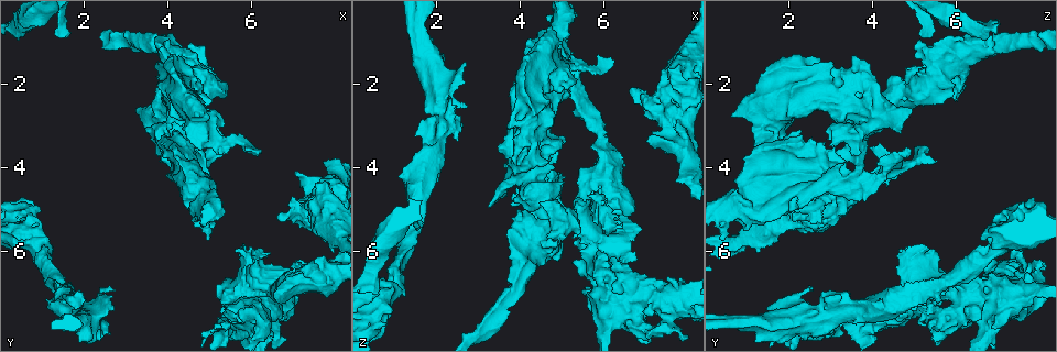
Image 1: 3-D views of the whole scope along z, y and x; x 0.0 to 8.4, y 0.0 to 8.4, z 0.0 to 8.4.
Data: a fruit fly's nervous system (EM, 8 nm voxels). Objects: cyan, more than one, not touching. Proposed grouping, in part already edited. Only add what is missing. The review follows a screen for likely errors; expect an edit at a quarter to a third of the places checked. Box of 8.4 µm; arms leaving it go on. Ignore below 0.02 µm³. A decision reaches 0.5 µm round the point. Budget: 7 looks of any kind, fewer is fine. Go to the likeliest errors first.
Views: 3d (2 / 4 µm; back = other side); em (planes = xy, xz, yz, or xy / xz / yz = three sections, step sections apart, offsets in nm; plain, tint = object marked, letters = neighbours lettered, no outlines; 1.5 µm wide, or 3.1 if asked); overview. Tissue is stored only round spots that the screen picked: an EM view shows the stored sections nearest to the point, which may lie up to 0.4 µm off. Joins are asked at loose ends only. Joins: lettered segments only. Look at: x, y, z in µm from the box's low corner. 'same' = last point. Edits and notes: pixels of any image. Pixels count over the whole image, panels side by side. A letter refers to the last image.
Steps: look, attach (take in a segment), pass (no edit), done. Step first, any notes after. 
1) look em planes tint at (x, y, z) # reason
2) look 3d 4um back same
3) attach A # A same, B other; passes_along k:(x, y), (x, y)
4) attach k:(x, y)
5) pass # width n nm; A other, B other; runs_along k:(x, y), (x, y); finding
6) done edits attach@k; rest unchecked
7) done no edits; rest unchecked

look em planes letters at (3.80, 3.55, 4.95) # an open end

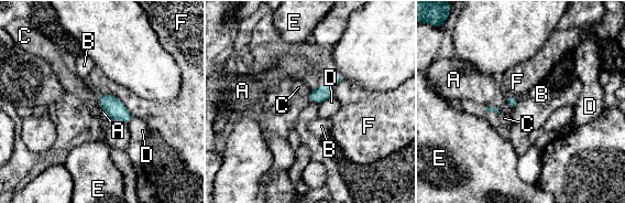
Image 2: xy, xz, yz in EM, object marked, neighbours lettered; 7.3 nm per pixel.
pass # longest_contact F 280 nm; A other, B other, C other, D other, E other, F other; border 2:(101, 94), (112, 94), (132, 115); no lettered segment goes on from it

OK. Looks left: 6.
look 3d 2um at (2.65, 7.10, 1.95) # free end

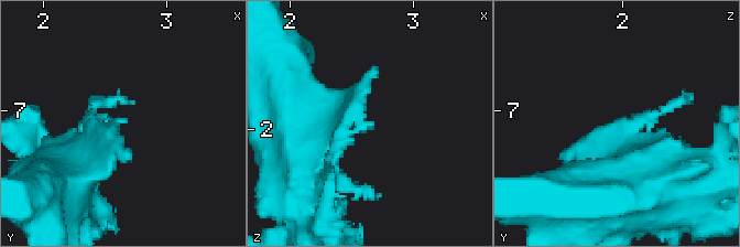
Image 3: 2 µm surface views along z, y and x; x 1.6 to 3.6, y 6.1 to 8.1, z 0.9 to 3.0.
look em xz step 4 letters at (2.66, 7.08, 2.00)

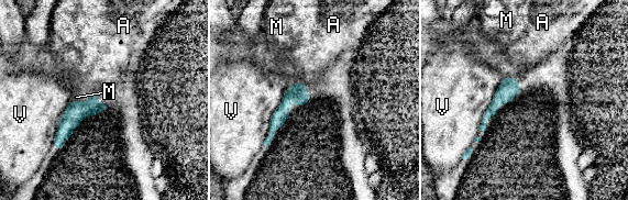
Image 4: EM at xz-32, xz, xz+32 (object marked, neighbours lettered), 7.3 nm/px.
look em yz step 8 letters same

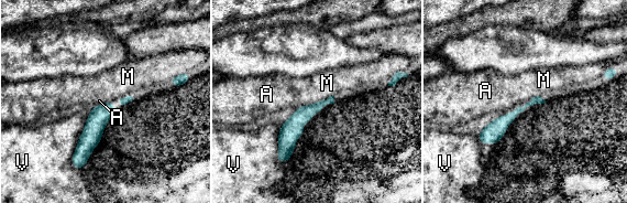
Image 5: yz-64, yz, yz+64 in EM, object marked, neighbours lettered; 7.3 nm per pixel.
pass # A other, M other, V other; runs_along 5:(331, 99), (311, 108), (281, 140); none of them fits

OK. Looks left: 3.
look 3d 4um at (6.60, 5.25, 2.10) # an open end

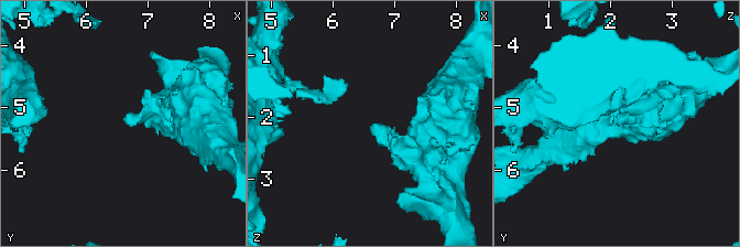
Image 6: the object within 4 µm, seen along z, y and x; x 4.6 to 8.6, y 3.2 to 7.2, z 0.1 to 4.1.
look em xy step 8 tint at (6.65, 5.20, 2.10)

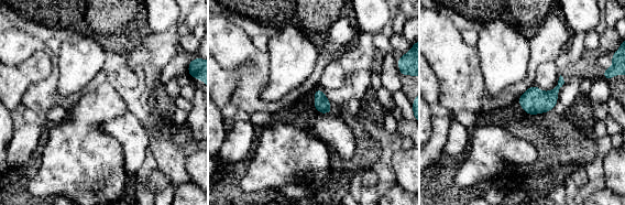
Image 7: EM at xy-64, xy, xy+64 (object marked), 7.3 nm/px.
look em yz step 8 letters same # cut it another way

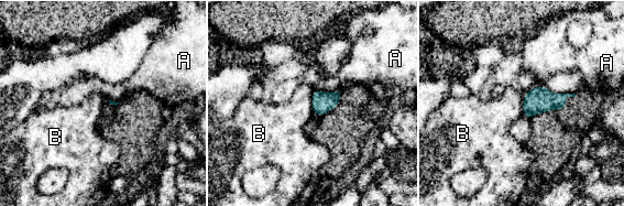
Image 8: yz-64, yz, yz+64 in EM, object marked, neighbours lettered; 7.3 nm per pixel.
pass # A other, B other; border 8:(314, 90), (313, 111); none of them fits

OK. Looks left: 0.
done no edits; rest unchecked

